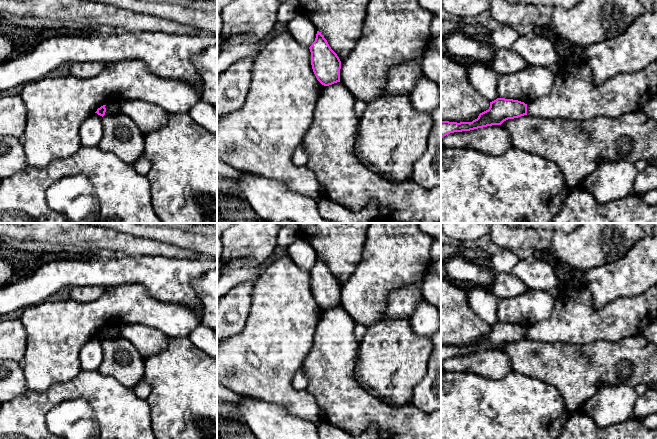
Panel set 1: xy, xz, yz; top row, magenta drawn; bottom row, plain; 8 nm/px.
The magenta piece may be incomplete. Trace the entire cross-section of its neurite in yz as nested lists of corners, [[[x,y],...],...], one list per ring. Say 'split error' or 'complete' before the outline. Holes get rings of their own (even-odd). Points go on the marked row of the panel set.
complete; [[[497,98],[490,102],[488,110],[479,114],[478,118],[472,122],[449,122],[441,121],[441,138],[444,136],[462,131],[470,131],[492,125],[501,125],[508,119],[514,119],[527,115],[527,104],[524,102]]]

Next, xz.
complete; [[[317,31],[315,41],[309,49],[312,69],[317,80],[324,86],[340,82],[341,61],[321,32]]]

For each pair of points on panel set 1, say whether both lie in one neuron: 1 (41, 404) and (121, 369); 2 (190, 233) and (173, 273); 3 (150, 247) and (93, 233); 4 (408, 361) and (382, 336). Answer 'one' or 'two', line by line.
1: two
2: two
3: one
4: one

